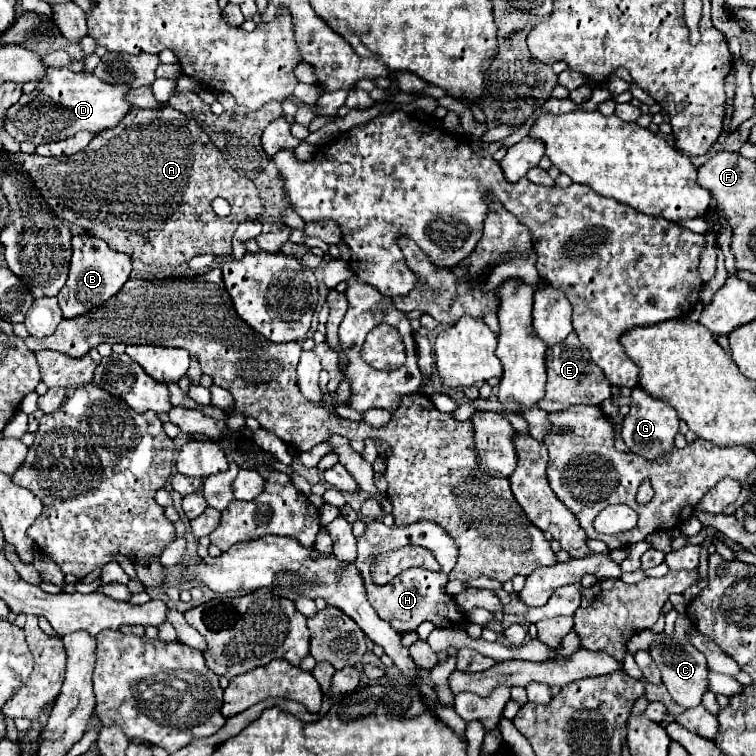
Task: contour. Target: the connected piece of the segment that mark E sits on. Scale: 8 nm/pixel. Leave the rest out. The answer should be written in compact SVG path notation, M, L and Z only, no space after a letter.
M570 333L566 341L550 347L546 351L546 369L548 369L548 383L546 383L546 397L538 403L544 411L562 411L570 405L600 405L610 397L610 383L600 371L596 363L590 361L588 351L578 341L576 333Z

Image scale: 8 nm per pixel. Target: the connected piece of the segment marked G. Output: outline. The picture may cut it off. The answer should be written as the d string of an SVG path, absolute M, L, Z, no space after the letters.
M640 385L632 389L630 397L632 397L630 413L622 421L622 439L626 447L638 451L644 459L654 459L662 451L670 451L674 445L674 435L678 433L678 423L680 423L676 411L668 403L648 395Z

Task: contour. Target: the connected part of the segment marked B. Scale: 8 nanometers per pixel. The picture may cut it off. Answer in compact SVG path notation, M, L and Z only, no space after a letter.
M74 235L70 275L66 285L58 293L58 303L64 313L64 319L74 319L78 315L88 313L92 307L106 303L122 289L122 285L130 277L130 271L132 271L132 259L128 255L112 251L104 241L92 235Z

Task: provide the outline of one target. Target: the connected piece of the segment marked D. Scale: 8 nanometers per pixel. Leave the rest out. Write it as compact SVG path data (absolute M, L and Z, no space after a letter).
M50 67L48 79L42 79L32 93L22 95L20 101L10 107L4 117L4 129L18 143L32 141L34 145L62 141L78 131L100 133L104 129L114 129L130 111L126 99L128 91L130 87L104 83L92 73L72 73L62 67Z

